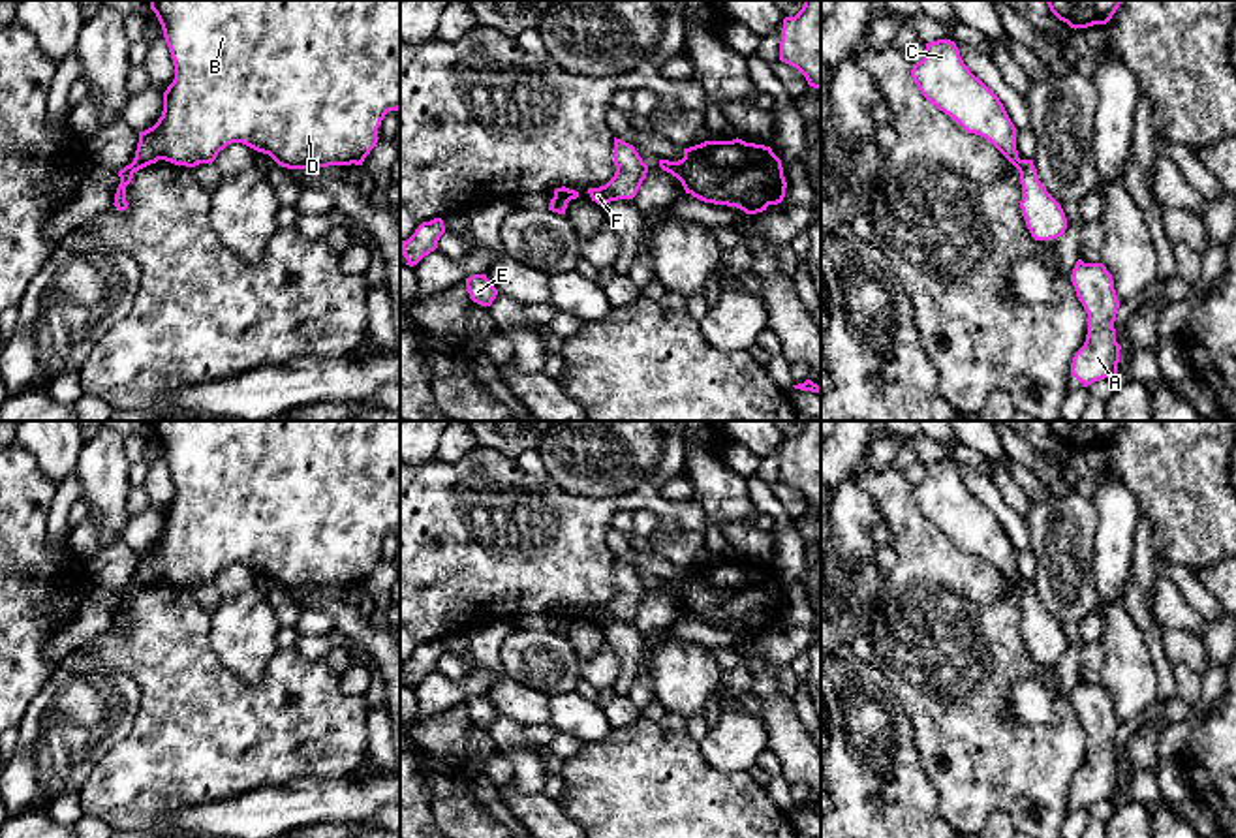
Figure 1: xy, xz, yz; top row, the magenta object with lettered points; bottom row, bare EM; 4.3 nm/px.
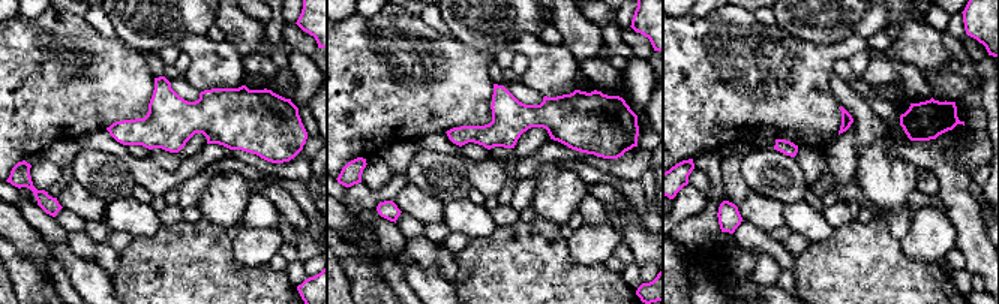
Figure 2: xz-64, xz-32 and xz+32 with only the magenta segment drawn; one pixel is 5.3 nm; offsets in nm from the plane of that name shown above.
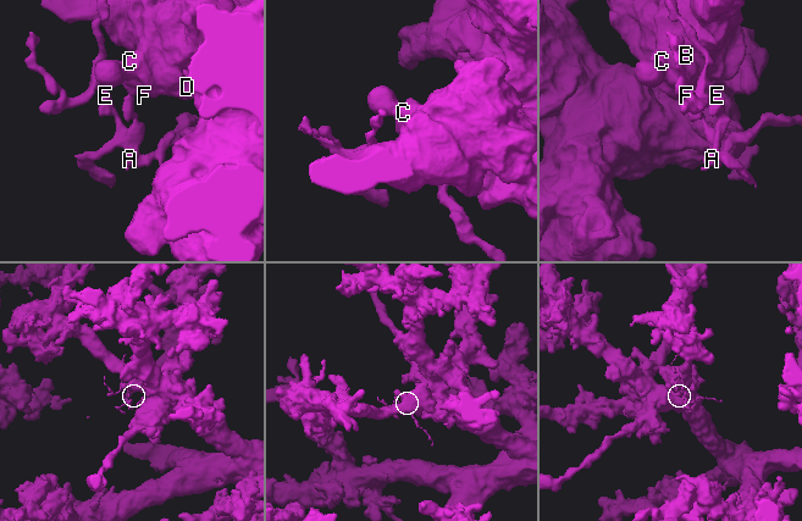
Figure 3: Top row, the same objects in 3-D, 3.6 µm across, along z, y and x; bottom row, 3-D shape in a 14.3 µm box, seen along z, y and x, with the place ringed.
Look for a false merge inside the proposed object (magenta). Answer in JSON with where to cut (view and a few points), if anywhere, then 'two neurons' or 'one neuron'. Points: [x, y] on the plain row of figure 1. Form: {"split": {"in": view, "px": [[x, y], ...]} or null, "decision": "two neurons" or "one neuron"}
{"split": {"in": "xz", "px": [[555, 617], [568, 622]]}, "decision": "two neurons"}

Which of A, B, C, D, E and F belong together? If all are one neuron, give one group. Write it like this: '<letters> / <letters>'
A E / B C D F

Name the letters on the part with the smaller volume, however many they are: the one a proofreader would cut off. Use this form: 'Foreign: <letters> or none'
Foreign: A, E

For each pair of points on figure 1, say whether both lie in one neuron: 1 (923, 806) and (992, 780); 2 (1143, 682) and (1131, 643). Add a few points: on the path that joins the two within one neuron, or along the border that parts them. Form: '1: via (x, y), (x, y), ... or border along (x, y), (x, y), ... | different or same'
1: border along (921, 760), (921, 771), (936, 793), (943, 818) | different
2: via (1133, 673), (1131, 652) | same

